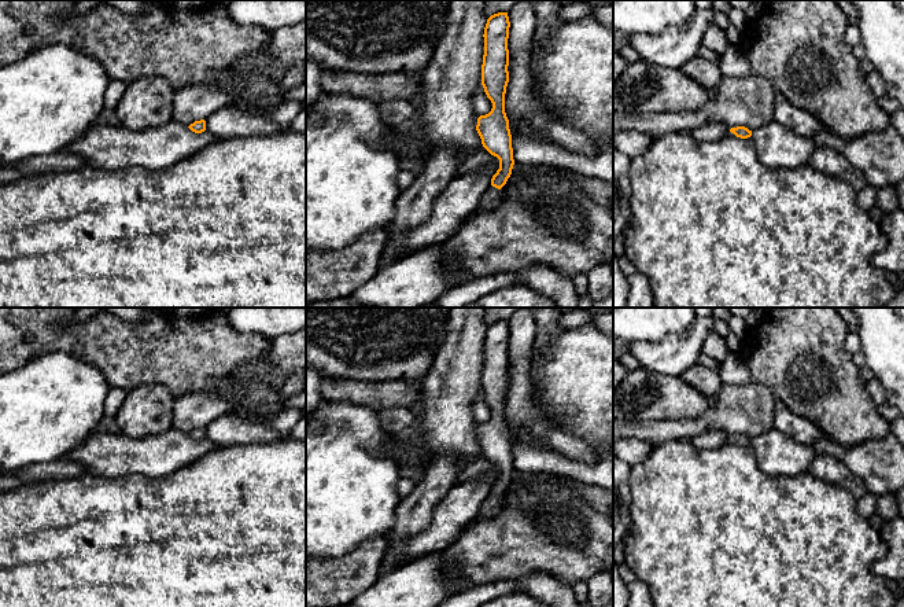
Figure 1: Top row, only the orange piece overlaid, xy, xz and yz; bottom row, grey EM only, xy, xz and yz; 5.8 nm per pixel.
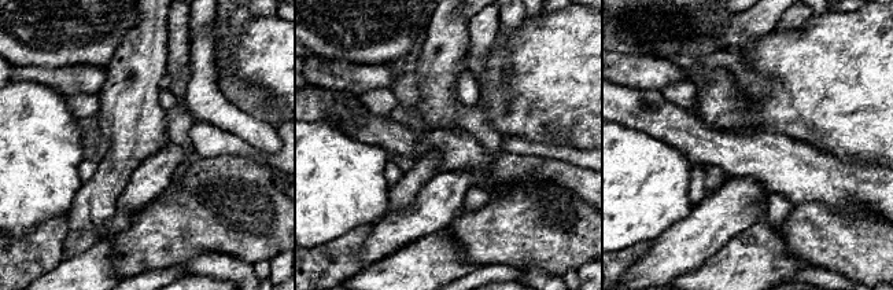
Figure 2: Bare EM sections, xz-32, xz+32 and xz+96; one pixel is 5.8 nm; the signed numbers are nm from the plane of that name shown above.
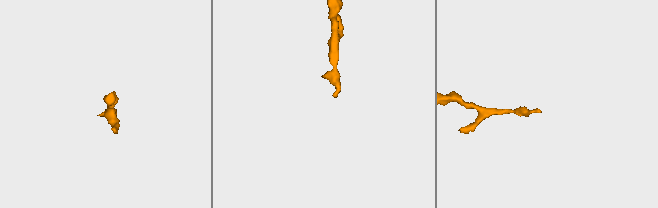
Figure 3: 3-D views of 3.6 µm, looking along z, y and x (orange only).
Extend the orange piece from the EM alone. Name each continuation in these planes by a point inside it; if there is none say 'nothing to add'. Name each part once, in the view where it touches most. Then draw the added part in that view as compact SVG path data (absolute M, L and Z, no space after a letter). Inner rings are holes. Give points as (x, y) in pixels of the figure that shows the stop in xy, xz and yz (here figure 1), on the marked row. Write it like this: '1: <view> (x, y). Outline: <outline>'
1: xz (490, 199). Outline: M490 185L488 190L481 196L477 210L479 211L488 211L495 209L501 201L501 190Z

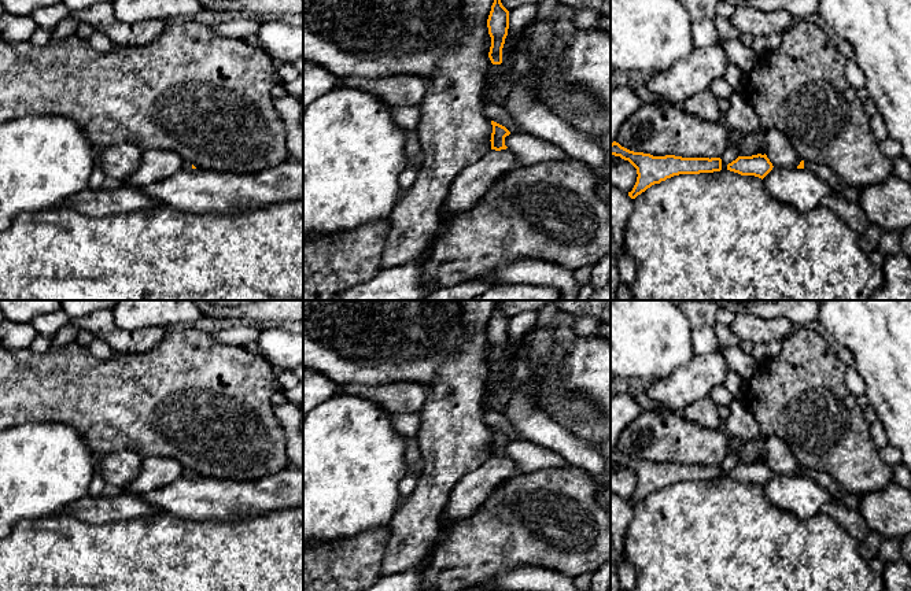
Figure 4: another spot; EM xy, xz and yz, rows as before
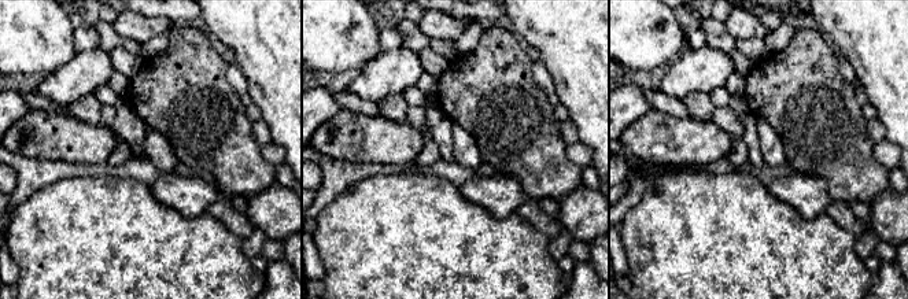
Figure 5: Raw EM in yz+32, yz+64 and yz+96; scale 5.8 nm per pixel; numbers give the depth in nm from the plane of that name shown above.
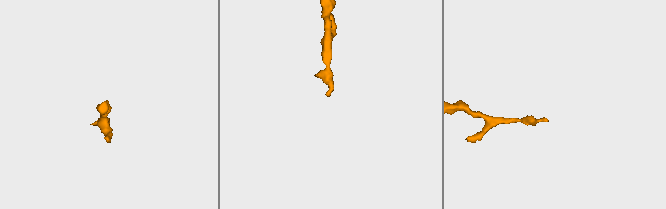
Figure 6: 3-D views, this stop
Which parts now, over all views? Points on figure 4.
1: yz (825, 173). Outline: M804 162L804 169L815 173L833 192L838 192L848 200L859 204L860 189L842 184L829 166L816 162Z

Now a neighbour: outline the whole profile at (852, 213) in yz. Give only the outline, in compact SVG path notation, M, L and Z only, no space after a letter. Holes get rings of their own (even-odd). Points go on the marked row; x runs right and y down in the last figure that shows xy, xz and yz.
M830 192L822 200L837 217L845 221L856 233L863 234L868 229L868 218L860 204L853 203L838 192Z

